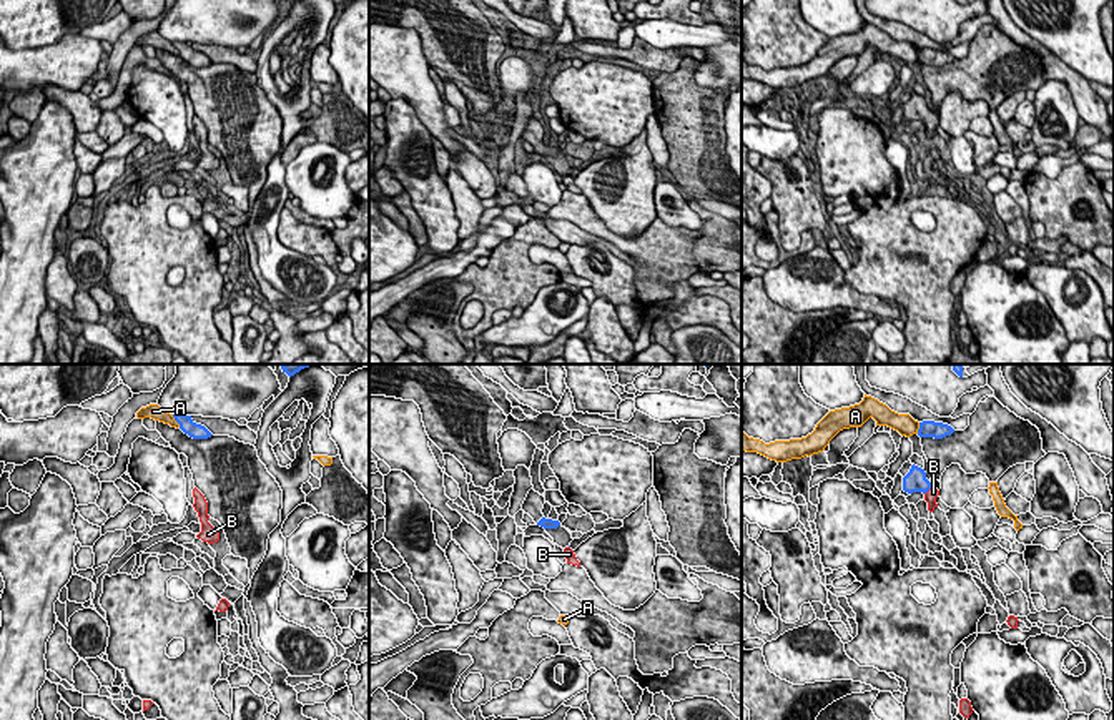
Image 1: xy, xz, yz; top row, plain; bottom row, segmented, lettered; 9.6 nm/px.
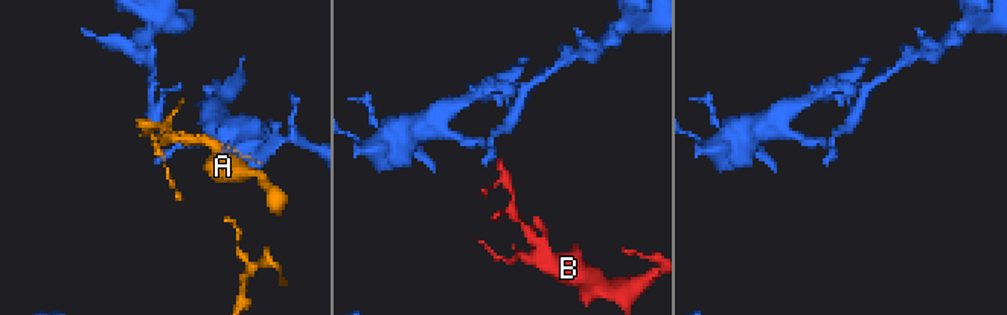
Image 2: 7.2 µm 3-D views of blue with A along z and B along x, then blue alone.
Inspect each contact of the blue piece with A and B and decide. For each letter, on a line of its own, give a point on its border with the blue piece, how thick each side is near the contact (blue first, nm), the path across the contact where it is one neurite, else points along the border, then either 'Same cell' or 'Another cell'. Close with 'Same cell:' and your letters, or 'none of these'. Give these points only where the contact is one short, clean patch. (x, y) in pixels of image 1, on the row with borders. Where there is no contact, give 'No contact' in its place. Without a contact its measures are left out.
A: Touches blue at xy (175, 419). Thickness 160 nm (blue) against 140 nm. Another cell
B: Touches blue at yz (930, 488). Thickness 220 nm (blue) against 120 nm. Path across: yz (915, 481), (930, 488), (933, 493). Same cell
Same cell: B

